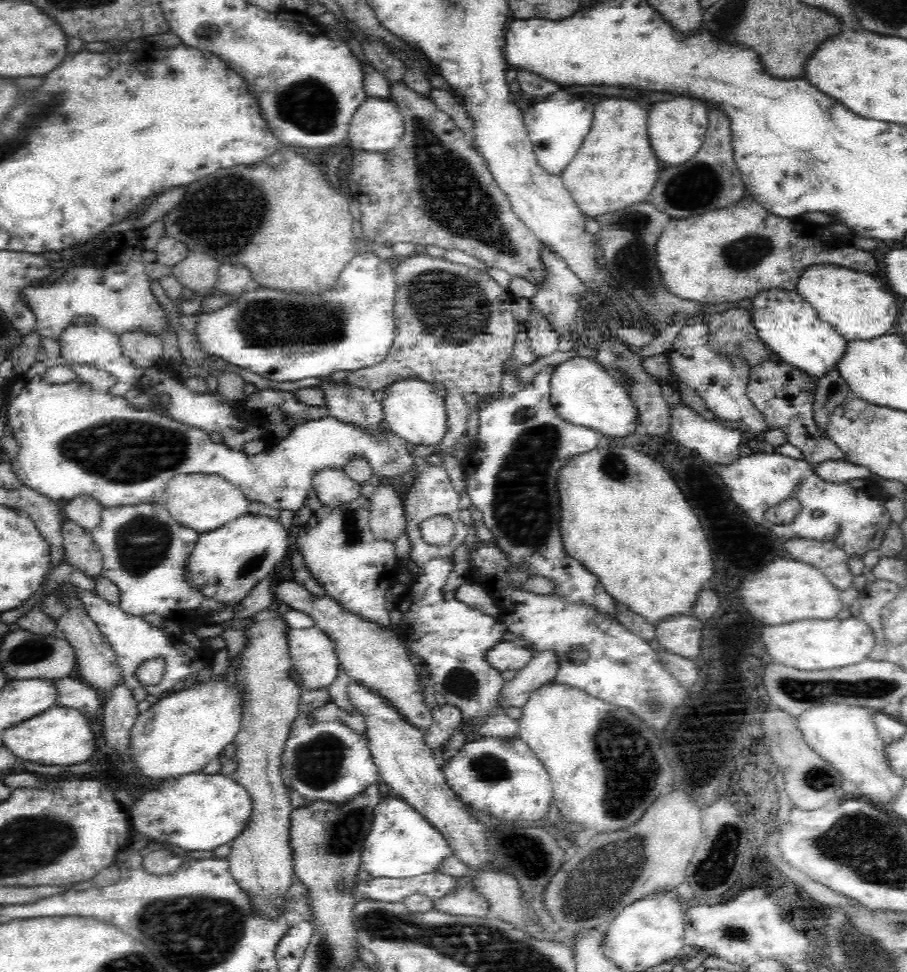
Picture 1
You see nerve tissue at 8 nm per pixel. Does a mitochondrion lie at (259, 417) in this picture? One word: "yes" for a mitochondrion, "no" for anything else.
no

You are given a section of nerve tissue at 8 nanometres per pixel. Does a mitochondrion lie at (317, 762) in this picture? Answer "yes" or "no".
yes

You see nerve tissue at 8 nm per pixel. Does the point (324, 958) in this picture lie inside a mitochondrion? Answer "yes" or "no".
yes

